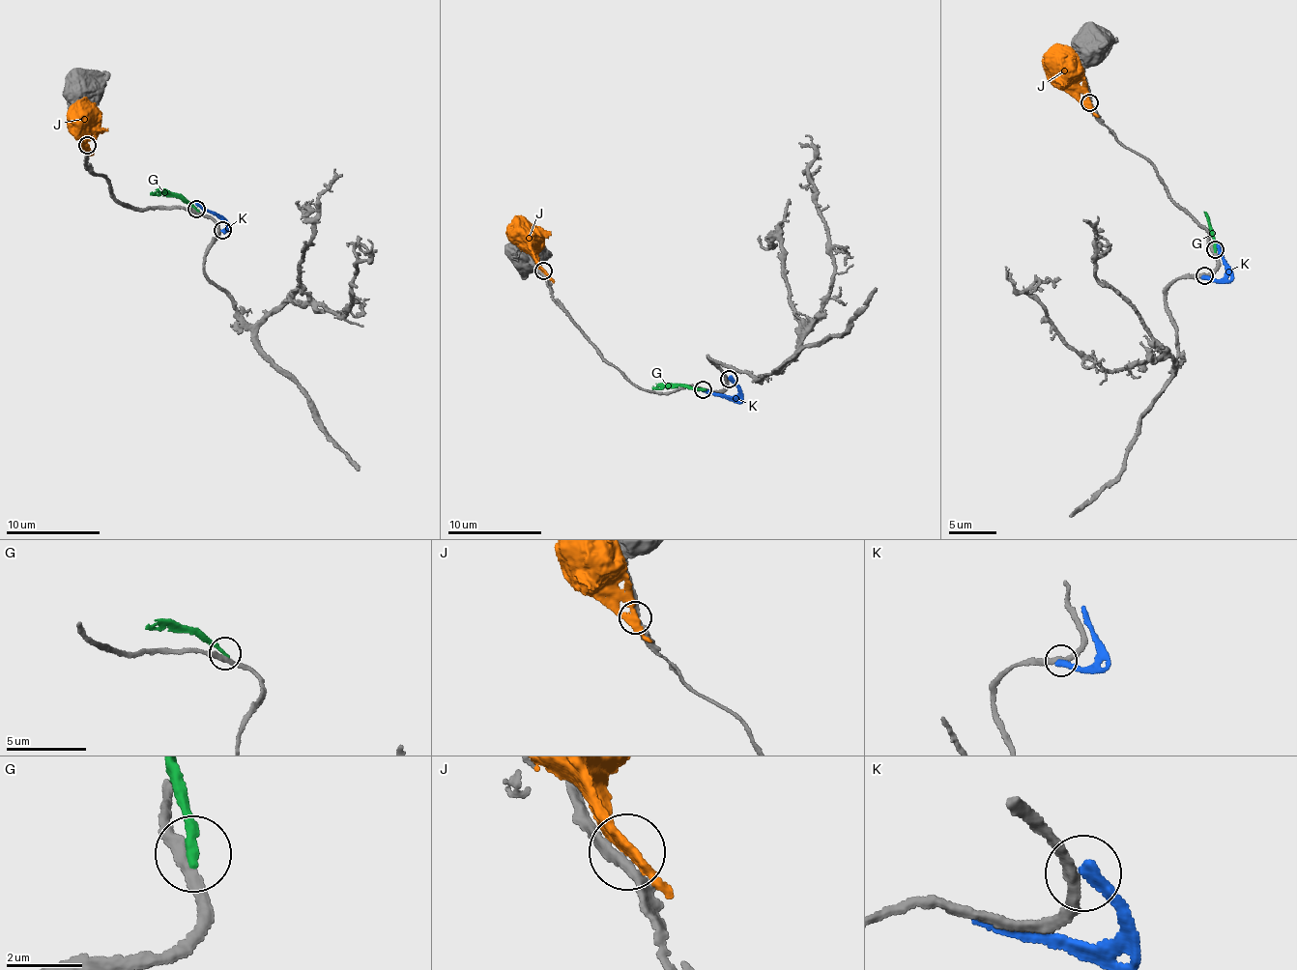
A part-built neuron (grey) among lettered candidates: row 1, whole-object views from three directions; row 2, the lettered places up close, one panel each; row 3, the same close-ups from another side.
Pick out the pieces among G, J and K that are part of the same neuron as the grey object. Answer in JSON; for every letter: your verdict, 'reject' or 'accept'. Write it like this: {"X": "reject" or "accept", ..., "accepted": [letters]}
{"G": "reject", "J": "reject", "K": "reject", "accepted": []}

